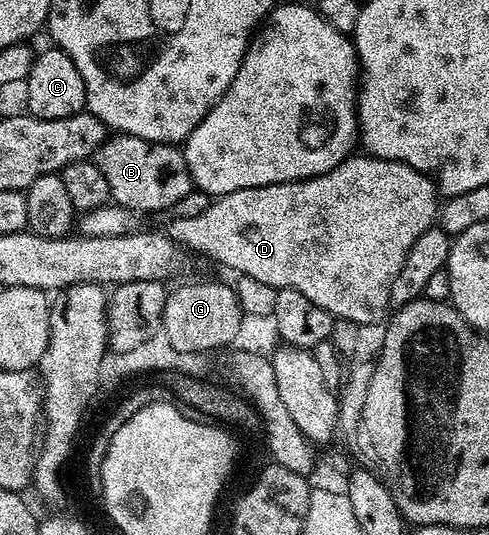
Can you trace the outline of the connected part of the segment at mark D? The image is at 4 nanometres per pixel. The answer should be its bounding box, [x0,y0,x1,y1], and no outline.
[164,157,440,328]

